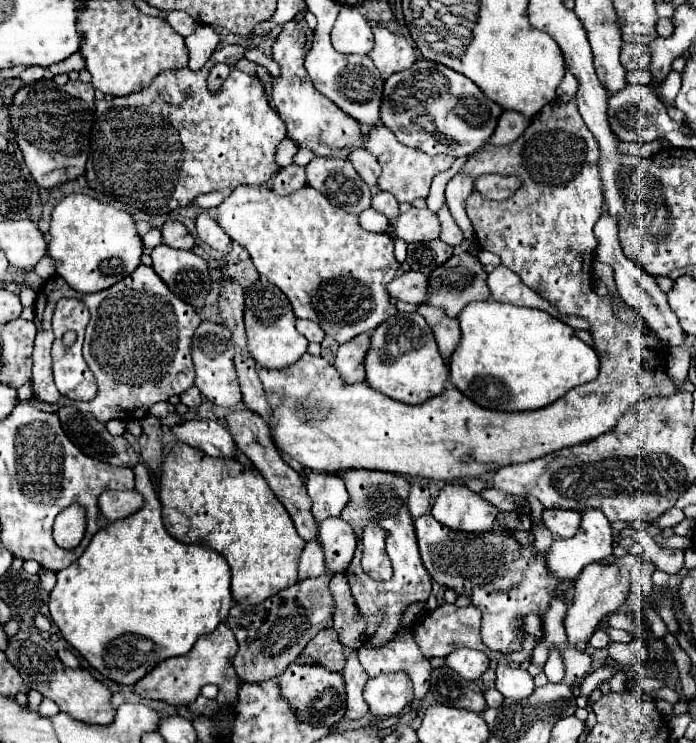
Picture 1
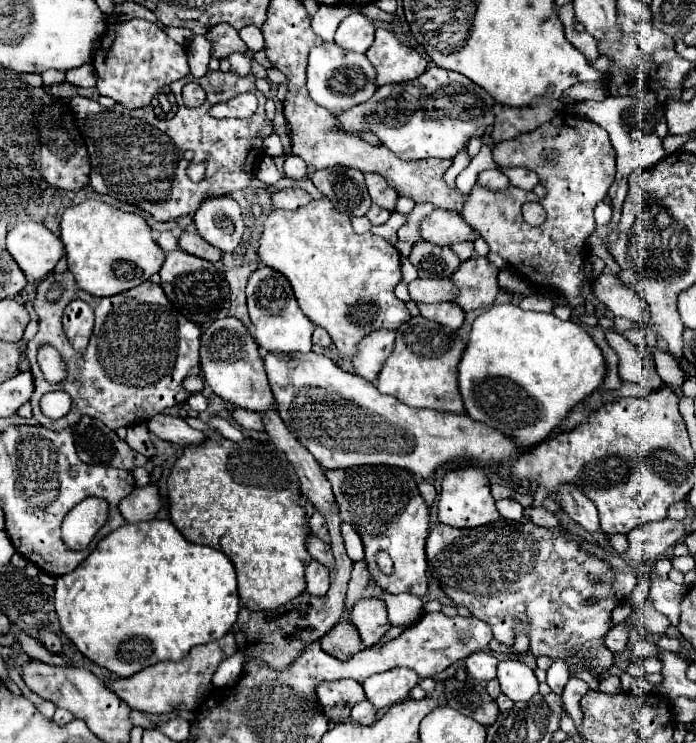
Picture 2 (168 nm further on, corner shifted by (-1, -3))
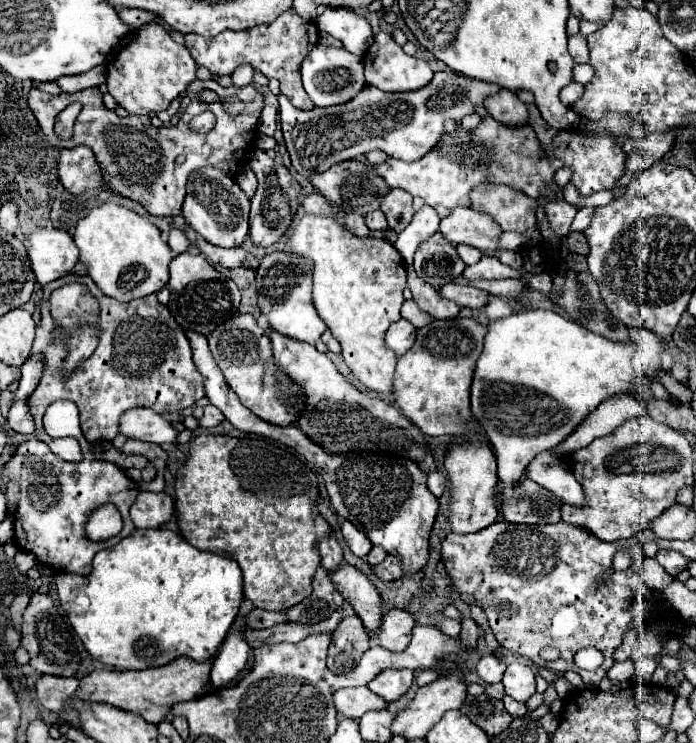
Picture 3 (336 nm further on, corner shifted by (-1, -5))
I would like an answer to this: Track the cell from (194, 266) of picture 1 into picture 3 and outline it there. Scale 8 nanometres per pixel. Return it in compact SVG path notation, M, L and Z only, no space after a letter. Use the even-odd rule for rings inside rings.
M186 251L172 259L168 289L170 289L168 311L186 331L198 331L202 335L210 335L218 325L222 325L226 319L238 313L240 289L232 279L216 271L200 253L194 255Z

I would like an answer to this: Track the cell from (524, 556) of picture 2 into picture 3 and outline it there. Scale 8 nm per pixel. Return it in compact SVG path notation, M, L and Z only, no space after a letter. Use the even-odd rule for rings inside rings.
M496 521L490 527L472 533L472 535L462 535L462 533L448 533L442 541L442 559L446 565L446 573L452 581L452 585L460 593L470 593L476 603L484 609L486 619L490 623L490 629L496 637L496 641L518 655L524 655L532 659L538 667L546 667L558 673L564 671L576 671L582 675L584 685L590 689L596 689L600 679L606 677L606 671L614 663L614 651L622 645L624 633L630 625L642 627L642 633L662 633L666 637L674 637L680 633L676 625L676 615L668 613L664 607L656 605L658 599L656 595L644 595L646 593L646 583L640 577L640 567L646 559L642 545L638 543L636 537L630 537L626 541L614 541L606 543L600 541L596 535L592 535L586 529L578 529L570 523L554 523L554 525L536 525L536 527L522 527L522 525L512 525L508 521ZM622 547L632 547L632 565L626 571L614 571L612 569L612 557L618 549ZM604 573L610 573L606 583L600 583L600 577ZM544 647L556 647L560 651L558 661L542 661L540 659L540 649ZM584 647L596 647L604 655L604 665L596 671L584 671L578 669L574 663L576 651Z

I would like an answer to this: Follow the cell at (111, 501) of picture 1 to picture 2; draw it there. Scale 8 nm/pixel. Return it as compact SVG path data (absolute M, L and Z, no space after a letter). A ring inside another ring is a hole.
M154 485L148 487L136 487L134 493L124 497L118 505L122 517L126 523L138 523L138 521L150 521L156 517L160 509L160 497L158 489Z

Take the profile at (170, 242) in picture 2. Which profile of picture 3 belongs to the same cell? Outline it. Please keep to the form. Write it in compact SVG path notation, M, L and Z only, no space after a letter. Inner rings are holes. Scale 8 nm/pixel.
M172 225L172 229L170 229L168 245L170 245L170 249L172 249L176 255L180 255L180 253L184 253L184 251L188 251L188 249L190 249L190 241L188 241L186 233L184 233L184 231L180 231L180 229L178 229L178 227L174 227L174 225Z

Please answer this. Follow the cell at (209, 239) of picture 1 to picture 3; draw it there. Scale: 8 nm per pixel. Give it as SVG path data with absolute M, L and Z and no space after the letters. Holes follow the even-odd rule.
M202 167L200 171L194 171L194 175L190 175L186 189L188 189L188 193L186 193L186 199L184 199L184 205L182 205L182 215L184 215L186 223L198 235L202 235L206 241L210 241L212 245L240 247L242 241L248 235L250 199L244 195L240 185L236 183L236 179L218 171L216 167ZM224 207L230 207L234 211L226 211ZM234 217L240 219L240 221L234 221Z

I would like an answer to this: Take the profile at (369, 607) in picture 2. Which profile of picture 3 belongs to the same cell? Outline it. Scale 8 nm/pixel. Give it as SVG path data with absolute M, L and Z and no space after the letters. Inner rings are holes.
M392 609L384 613L382 625L376 635L372 635L372 641L380 641L374 645L380 645L388 651L404 651L410 645L410 635L416 621L412 623L412 615L400 609Z

